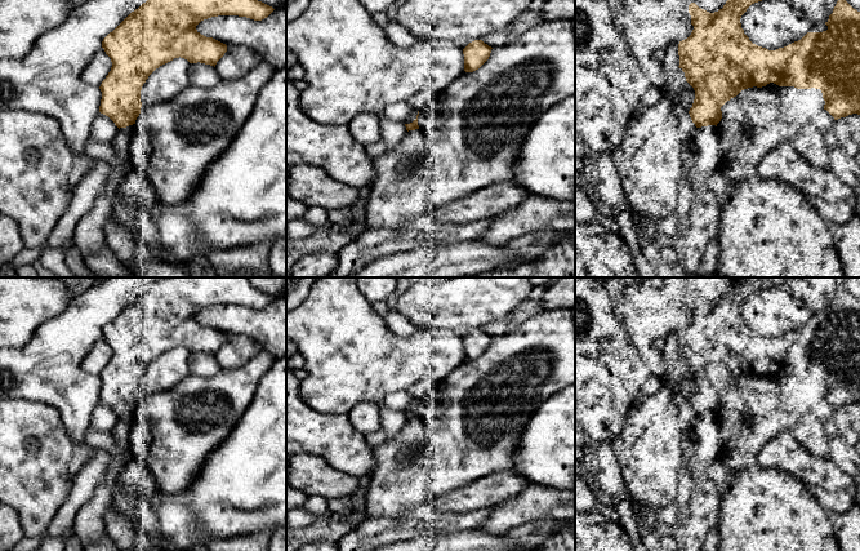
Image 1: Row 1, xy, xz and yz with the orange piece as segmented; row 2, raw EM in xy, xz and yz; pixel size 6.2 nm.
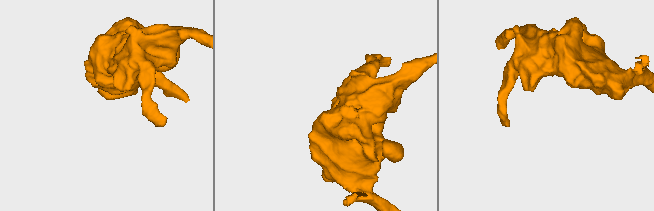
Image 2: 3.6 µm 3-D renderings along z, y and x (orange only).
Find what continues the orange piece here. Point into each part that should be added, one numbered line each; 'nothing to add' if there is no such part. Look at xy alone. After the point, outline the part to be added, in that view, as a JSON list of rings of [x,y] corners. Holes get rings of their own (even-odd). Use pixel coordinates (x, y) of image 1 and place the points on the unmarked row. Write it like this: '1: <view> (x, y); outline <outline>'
nothing to add

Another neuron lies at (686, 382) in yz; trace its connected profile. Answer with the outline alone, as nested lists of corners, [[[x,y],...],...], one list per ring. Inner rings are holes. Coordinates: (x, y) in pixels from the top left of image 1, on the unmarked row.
[[[677,356],[670,361],[670,368],[678,377],[678,386],[681,394],[690,400],[695,388],[695,379],[694,377],[686,370],[685,361],[682,357]]]

